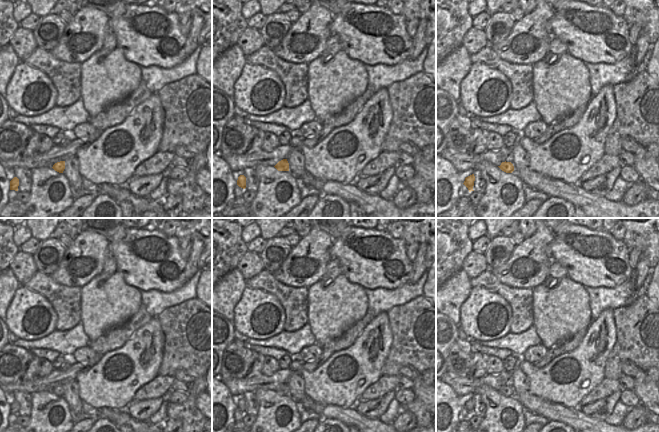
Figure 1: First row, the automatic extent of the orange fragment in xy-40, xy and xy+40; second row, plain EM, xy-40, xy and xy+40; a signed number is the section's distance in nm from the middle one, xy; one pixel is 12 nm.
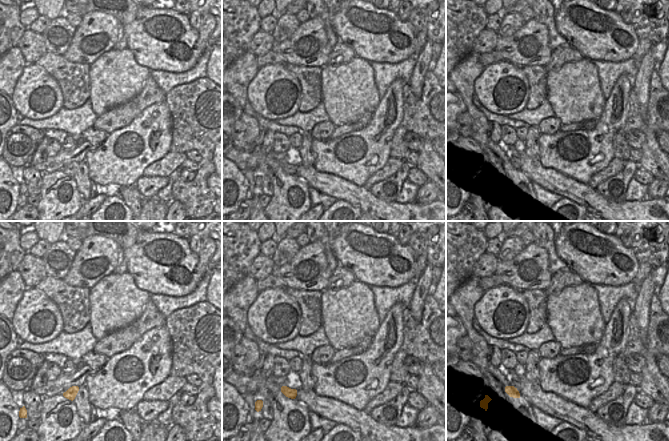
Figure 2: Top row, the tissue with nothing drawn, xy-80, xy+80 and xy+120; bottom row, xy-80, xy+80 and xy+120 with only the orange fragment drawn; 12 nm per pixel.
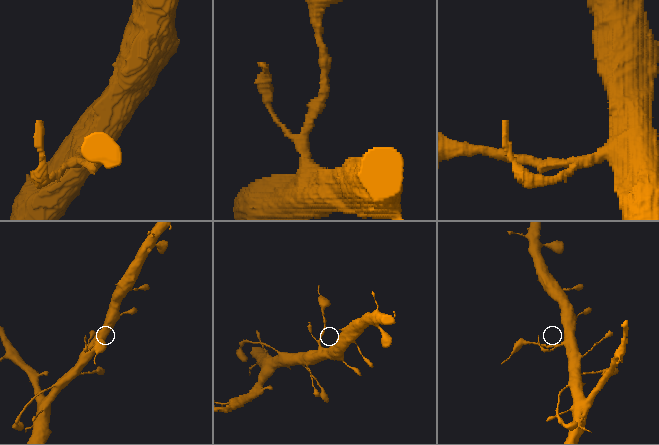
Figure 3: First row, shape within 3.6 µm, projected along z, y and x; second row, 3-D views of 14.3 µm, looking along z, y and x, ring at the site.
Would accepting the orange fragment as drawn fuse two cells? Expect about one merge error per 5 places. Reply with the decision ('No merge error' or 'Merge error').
Merge error

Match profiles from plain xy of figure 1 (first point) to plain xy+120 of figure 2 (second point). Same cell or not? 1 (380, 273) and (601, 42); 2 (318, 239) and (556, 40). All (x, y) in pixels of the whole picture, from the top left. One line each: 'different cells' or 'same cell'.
1: same cell
2: different cells

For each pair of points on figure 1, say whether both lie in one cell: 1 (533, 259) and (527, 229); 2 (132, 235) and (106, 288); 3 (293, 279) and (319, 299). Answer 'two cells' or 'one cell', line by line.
1: two cells
2: two cells
3: two cells

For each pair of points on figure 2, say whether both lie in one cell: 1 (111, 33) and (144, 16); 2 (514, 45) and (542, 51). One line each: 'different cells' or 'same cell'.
1: different cells
2: same cell

